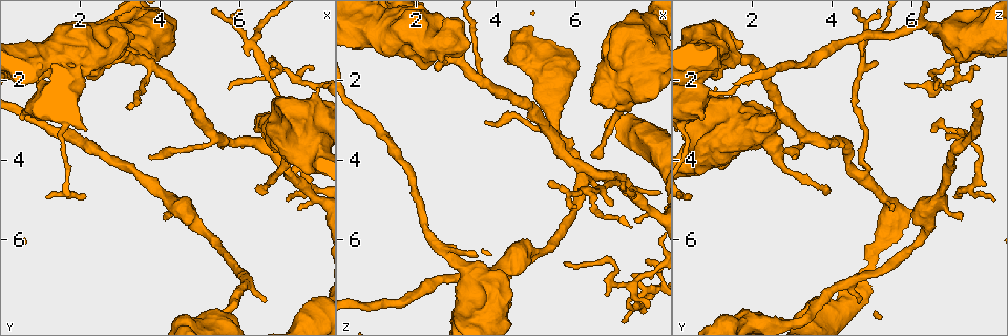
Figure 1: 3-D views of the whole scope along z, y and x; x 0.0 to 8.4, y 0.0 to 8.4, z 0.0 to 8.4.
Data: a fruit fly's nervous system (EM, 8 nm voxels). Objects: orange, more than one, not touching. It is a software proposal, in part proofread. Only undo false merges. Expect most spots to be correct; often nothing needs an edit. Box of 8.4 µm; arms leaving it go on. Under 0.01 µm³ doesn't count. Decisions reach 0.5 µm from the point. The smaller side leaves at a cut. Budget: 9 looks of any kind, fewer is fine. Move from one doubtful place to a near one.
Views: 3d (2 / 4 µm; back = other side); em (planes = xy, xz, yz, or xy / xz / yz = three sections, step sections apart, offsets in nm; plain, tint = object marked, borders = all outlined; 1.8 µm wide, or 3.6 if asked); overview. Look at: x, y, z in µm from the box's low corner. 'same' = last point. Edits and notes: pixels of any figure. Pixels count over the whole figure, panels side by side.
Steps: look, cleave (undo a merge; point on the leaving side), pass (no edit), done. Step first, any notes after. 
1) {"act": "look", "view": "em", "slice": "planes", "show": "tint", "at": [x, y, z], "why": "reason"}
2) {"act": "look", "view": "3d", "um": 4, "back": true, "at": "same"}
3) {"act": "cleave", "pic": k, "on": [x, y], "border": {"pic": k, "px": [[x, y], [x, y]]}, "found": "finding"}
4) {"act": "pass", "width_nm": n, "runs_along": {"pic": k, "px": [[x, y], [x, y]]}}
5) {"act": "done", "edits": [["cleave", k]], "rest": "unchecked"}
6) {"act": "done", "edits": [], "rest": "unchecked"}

{"act": "look", "view": "3d", "um": 2, "at": [7.30, 3.75, 7.55], "why": "abrupt turn"}

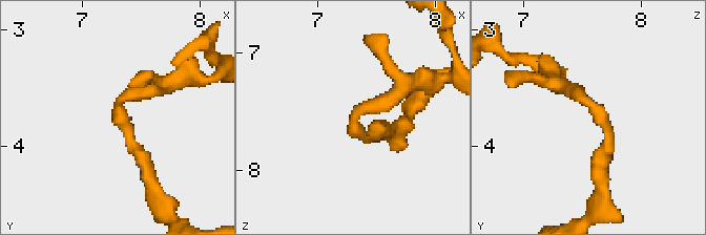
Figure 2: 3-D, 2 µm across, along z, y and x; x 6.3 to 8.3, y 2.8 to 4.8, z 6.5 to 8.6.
{"act": "look", "view": "em", "um": 3.6, "slice": "planes", "show": "tint", "at": [7.32, 3.70, 7.60], "why": "now the EM"}

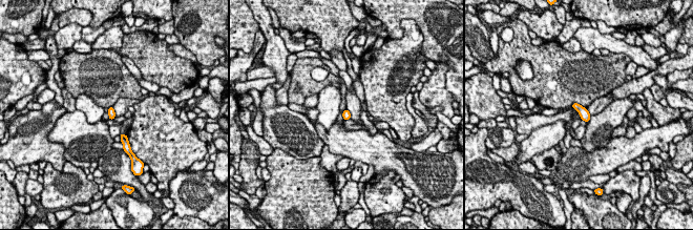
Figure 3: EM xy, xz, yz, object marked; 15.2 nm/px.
{"act": "pass", "found": "all the same neuron"}

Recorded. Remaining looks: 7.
{"act": "look", "view": "em", "slice": "xy", "step": 4, "show": "tint", "at": [7.25, 4.35, 4.80], "why": "three-way junction"}

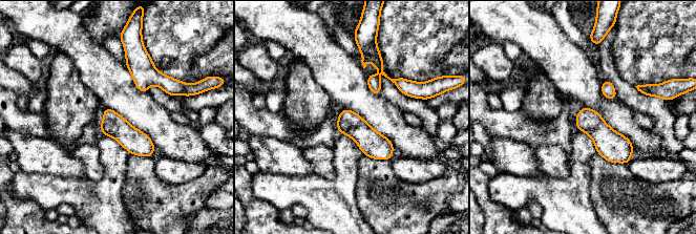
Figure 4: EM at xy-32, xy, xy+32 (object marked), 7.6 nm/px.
{"act": "look", "view": "em", "slice": "planes", "show": "tint", "at": "same", "why": "cut it another way"}

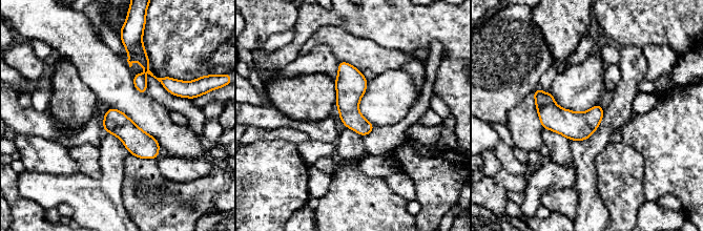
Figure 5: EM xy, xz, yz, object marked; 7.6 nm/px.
{"act": "pass", "found": "continuous, no second neuron"}

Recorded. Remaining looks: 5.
{"act": "look", "view": "em", "um": 3.6, "slice": "planes", "show": "tint", "at": [7.20, 3.60, 2.50], "why": "calibre changes"}

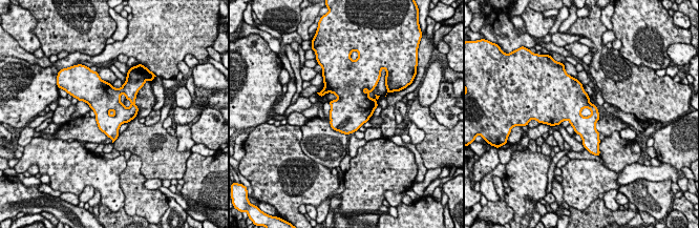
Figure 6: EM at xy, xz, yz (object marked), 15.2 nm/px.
{"act": "pass", "width_nm": 320, "found": "one neuron here"}

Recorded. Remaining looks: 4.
{"act": "look", "view": "3d", "um": 4, "at": [2.50, 1.00, 1.15]}

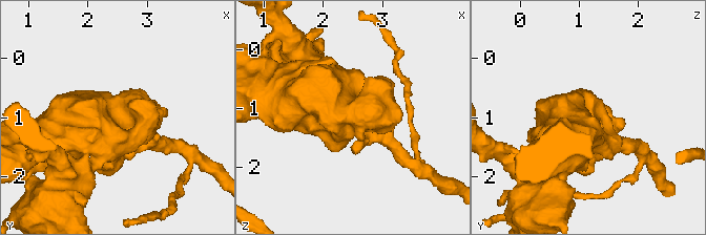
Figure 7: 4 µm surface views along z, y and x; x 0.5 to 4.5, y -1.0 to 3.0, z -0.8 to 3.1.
{"act": "look", "view": "em", "um": 3.6, "slice": "yz", "step": 8, "show": "tint", "at": [2.50, 1.05, 1.10]}

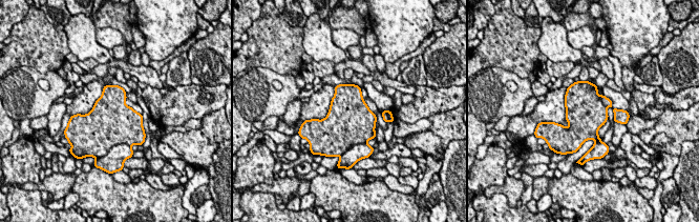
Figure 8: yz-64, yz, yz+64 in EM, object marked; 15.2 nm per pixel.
{"act": "look", "view": "em", "um": 3.6, "slice": "planes", "show": "borders", "at": "same", "why": "another direction"}

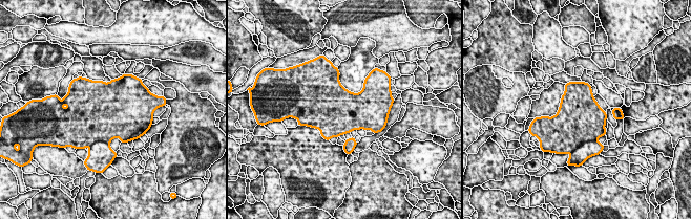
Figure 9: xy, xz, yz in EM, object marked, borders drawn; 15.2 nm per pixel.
{"act": "cleave", "pic": 9, "on": [101, 155], "border": {"pic": 9, "px": [[93, 143], [105, 141], [108, 144]]}, "found": "a second neuron is stuck on"}

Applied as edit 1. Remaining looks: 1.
{"act": "done", "edits": [["cleave", 9]], "rest": "unchecked"}

